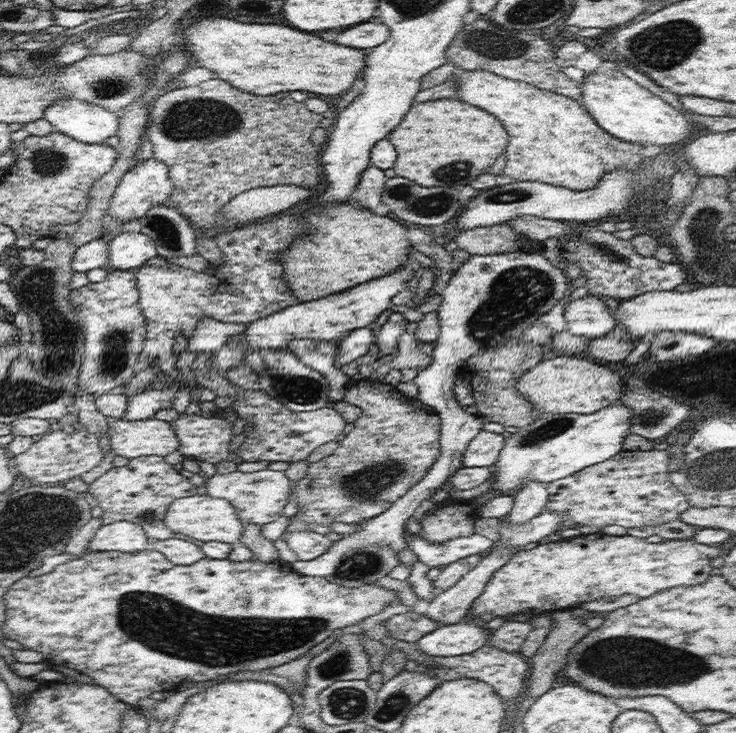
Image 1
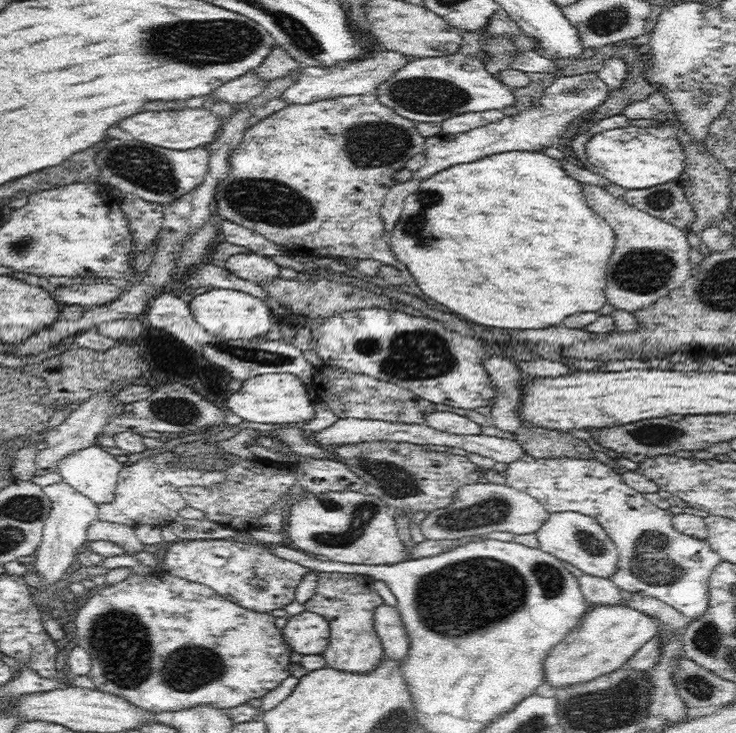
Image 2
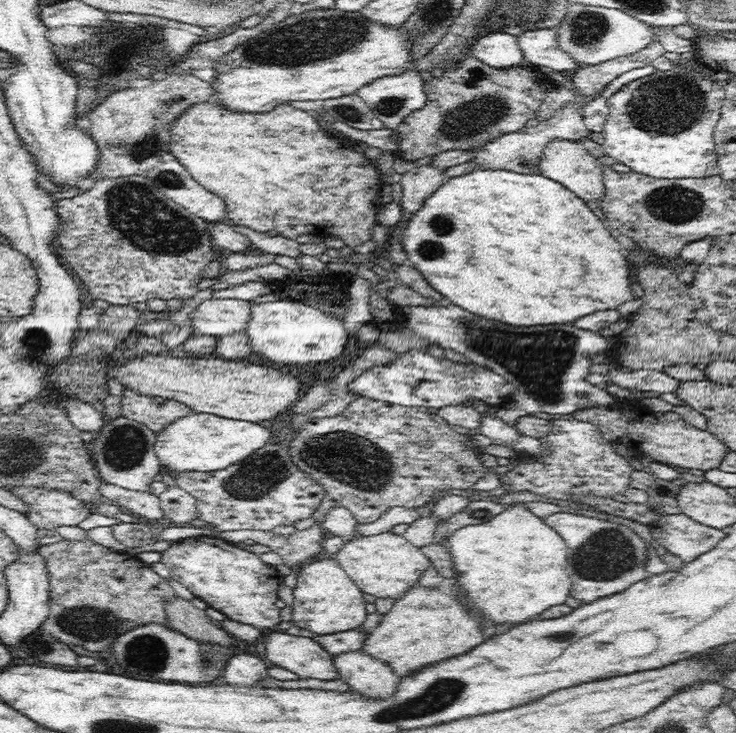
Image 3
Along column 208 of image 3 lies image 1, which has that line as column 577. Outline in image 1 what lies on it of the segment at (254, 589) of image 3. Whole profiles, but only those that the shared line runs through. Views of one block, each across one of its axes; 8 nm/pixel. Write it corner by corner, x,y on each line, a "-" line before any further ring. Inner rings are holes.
601,532
581,534
571,539
539,544
530,550
516,551
503,567
492,574
482,594
472,603
470,614
479,618
483,612
490,612
496,617
506,614
528,614
528,612
550,613
561,608
578,607
579,604
598,600
604,596
622,596
622,594
635,594
640,598
648,598
667,588
694,586
706,582
712,572
712,560
718,556
720,548
700,544
693,538
652,543
647,542
645,538
636,538
628,534
622,536
611,536

